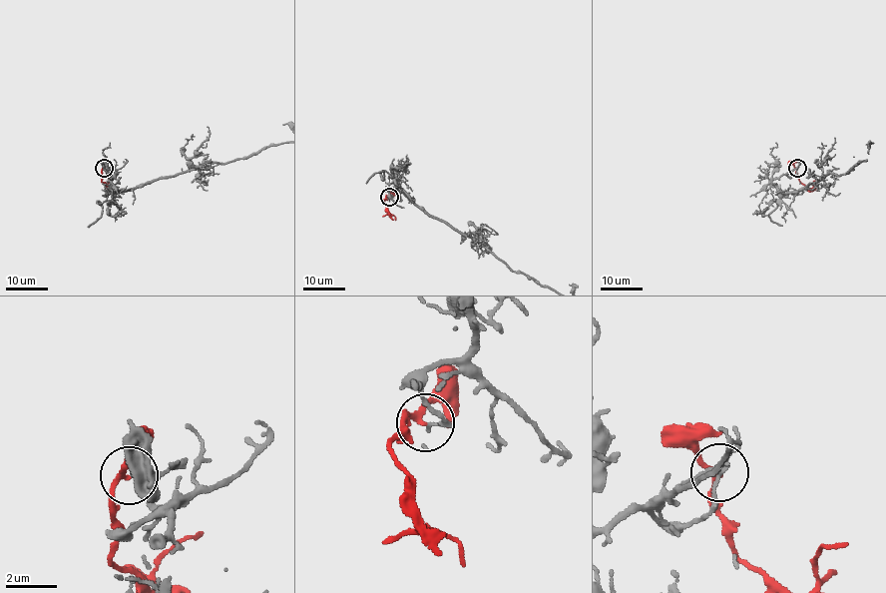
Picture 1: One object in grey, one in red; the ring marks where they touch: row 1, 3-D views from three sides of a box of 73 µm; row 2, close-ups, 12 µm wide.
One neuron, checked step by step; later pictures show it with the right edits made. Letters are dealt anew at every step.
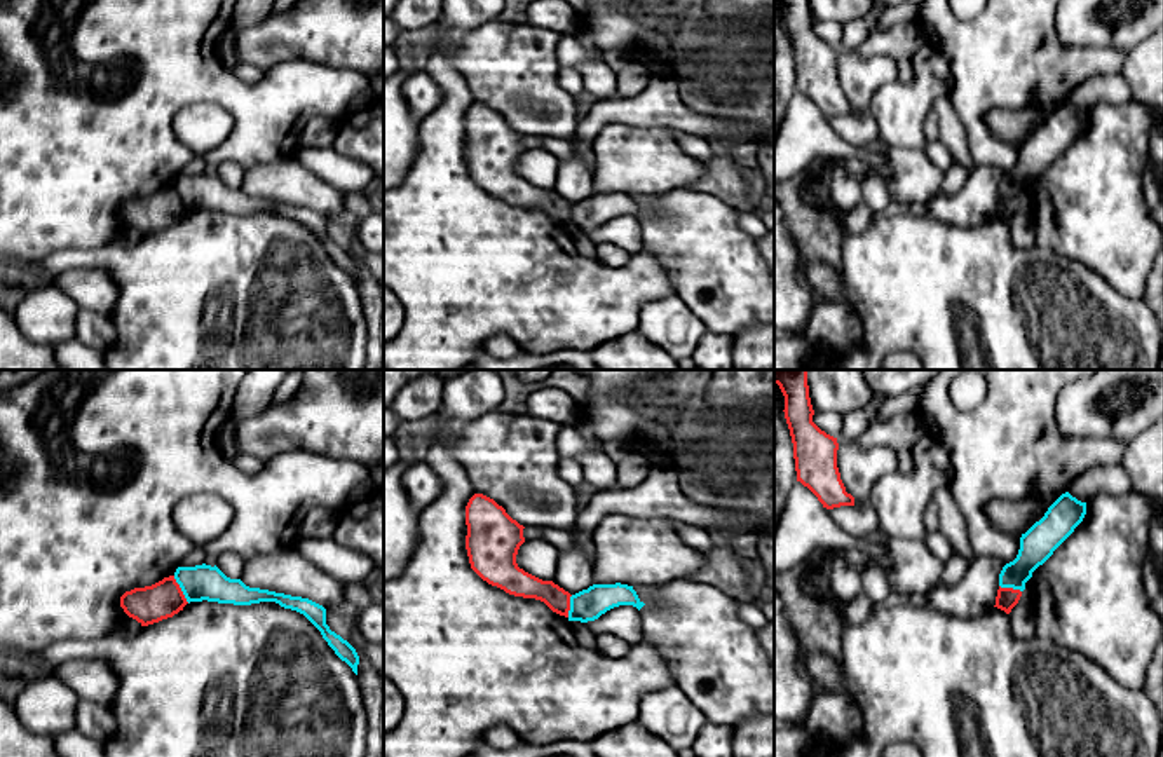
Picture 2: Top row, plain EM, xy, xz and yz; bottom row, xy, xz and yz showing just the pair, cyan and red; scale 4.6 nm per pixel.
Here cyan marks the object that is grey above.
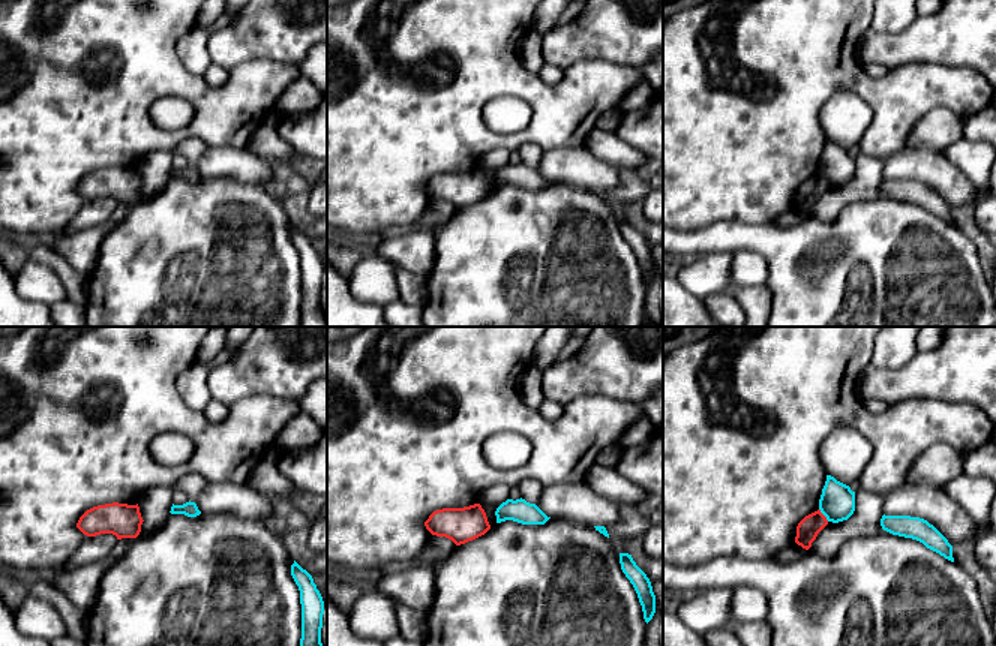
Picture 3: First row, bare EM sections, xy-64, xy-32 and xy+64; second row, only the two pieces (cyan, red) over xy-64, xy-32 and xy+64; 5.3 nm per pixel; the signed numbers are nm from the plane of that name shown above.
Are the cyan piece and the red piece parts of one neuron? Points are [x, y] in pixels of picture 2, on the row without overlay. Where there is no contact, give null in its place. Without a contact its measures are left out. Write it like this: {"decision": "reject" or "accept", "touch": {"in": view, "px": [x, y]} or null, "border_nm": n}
{"decision": "reject", "touch": {"in": "xy", "px": [182, 199]}, "border_nm": 150}

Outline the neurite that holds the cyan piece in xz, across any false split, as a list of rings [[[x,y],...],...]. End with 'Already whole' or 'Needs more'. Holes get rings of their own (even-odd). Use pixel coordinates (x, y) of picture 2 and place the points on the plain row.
[[[593,194],[570,206],[568,230],[595,230],[607,220],[619,215],[633,215],[638,220],[645,215],[633,195],[628,194]]]. Already whole

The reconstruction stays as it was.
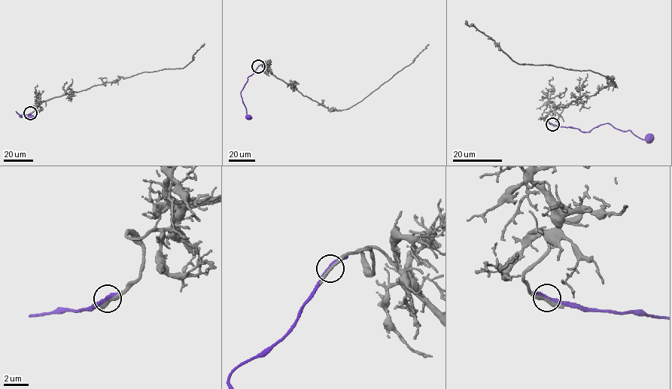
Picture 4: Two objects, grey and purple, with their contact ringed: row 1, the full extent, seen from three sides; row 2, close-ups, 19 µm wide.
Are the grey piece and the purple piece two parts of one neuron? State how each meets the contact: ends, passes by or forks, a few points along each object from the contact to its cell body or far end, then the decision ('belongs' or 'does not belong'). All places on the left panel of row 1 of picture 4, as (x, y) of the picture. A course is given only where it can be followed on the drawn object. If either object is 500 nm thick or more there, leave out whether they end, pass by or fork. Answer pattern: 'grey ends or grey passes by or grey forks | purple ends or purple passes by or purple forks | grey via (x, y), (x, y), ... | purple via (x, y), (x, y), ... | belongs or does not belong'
grey passes by | purple passes by | grey via (30, 113), (34, 110), (33, 105), (70, 92), (86, 90), (144, 71), (183, 68), (204, 43) | purple via (30, 113), (22, 117), (16, 111), (28, 119), (30, 117) | does not belong

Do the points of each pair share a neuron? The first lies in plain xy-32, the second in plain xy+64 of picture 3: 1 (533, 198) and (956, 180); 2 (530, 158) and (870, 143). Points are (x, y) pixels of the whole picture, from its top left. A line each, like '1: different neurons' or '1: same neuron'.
1: different neurons
2: different neurons

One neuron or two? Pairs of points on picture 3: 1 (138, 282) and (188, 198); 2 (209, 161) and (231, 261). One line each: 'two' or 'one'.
1: one
2: two

